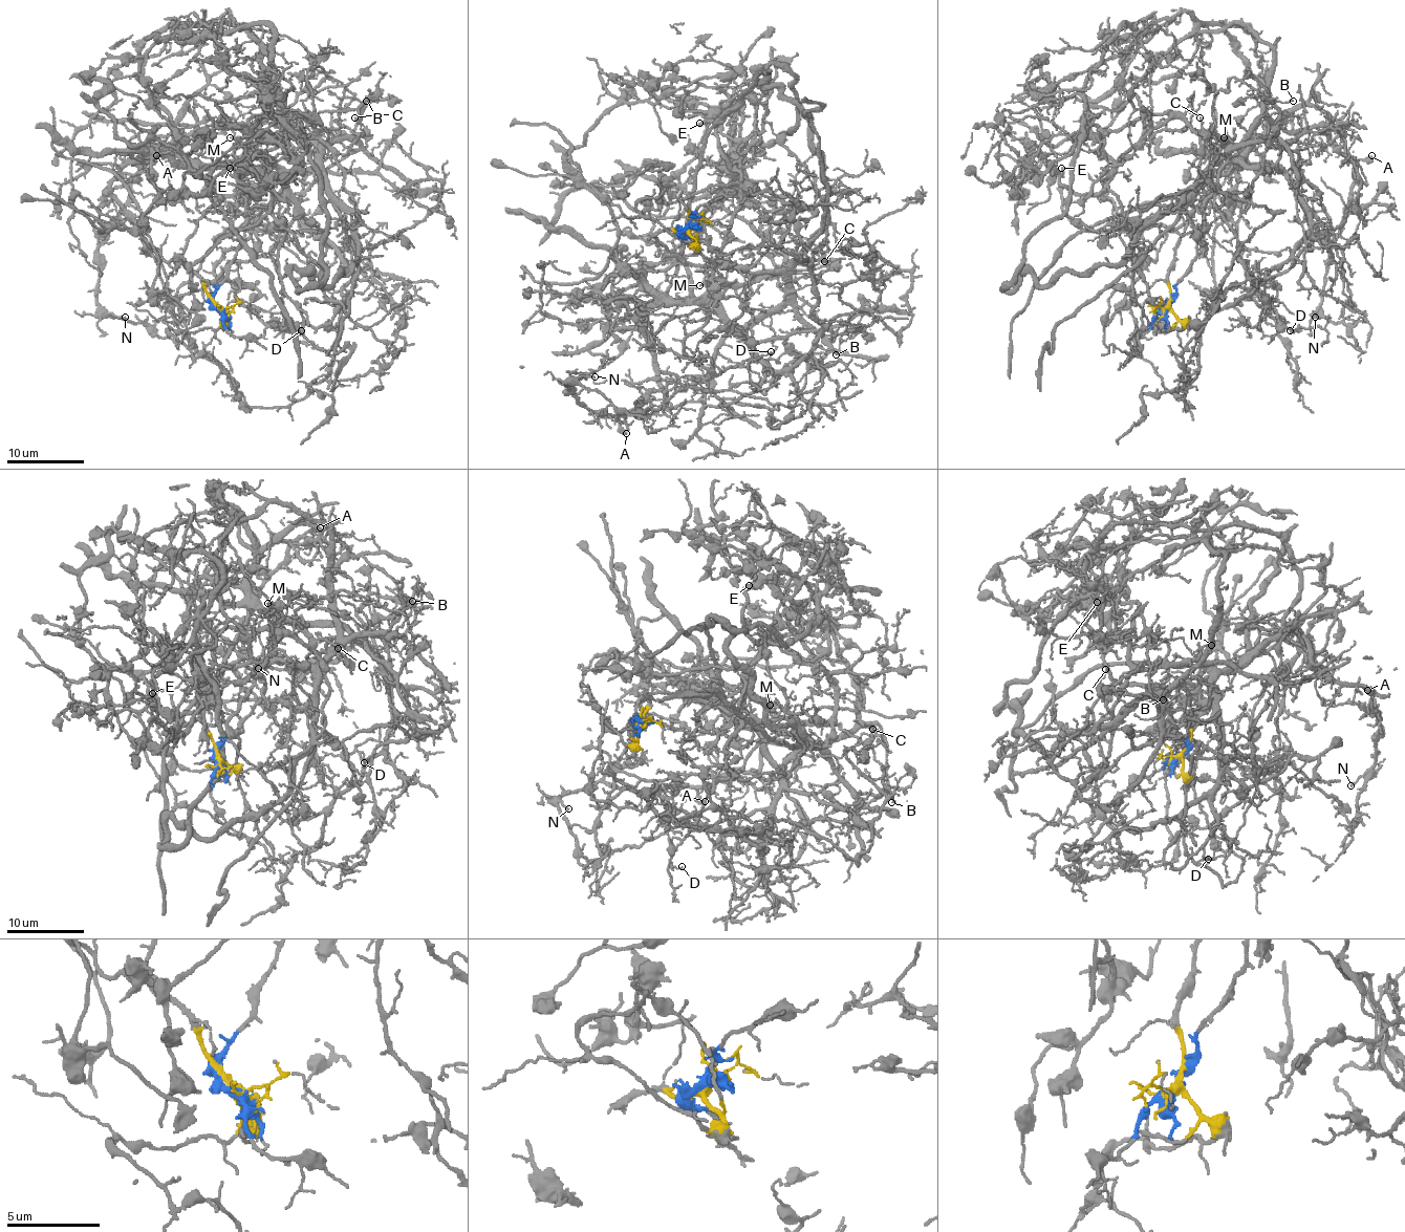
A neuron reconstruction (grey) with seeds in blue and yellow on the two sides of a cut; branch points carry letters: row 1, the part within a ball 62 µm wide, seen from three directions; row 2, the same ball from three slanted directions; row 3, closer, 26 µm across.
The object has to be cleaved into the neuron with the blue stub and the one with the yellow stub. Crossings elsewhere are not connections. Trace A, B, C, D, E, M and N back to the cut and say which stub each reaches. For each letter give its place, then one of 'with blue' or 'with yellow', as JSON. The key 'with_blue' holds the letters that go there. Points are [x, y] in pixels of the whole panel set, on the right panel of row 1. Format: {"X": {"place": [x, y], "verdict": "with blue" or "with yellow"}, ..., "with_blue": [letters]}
{"A": {"place": [1371, 155], "verdict": "with blue"}, "B": {"place": [1293, 101], "verdict": "with yellow"}, "C": {"place": [1200, 117], "verdict": "with blue"}, "D": {"place": [1290, 330], "verdict": "with yellow"}, "E": {"place": [1061, 168], "verdict": "with yellow"}, "M": {"place": [1224, 137], "verdict": "with blue"}, "N": {"place": [1315, 317], "verdict": "with blue"}, "with_blue": ["A", "C", "M", "N"]}

